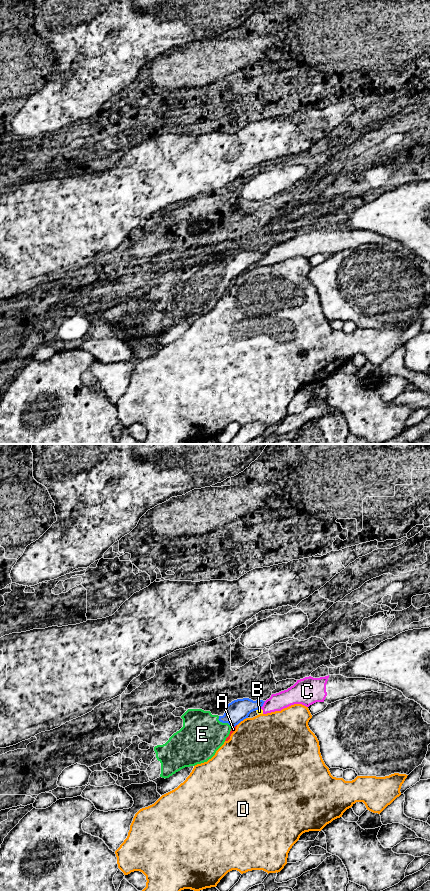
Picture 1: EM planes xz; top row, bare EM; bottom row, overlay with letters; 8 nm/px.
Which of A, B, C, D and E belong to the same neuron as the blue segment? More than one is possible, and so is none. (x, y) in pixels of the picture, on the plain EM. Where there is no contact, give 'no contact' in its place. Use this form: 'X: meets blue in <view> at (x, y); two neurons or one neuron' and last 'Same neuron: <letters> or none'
A: meets blue in xz at (233, 278); two neurons
B: meets blue in xz at (257, 261); two neurons
C: meets blue in xz at (263, 255); two neurons
D: meets blue in xz at (242, 272); two neurons
E: meets blue in xz at (223, 274); one neuron
Same neuron: E

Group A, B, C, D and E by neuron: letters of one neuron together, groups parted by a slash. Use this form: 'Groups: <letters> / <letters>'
Groups: A / B C / D / E

